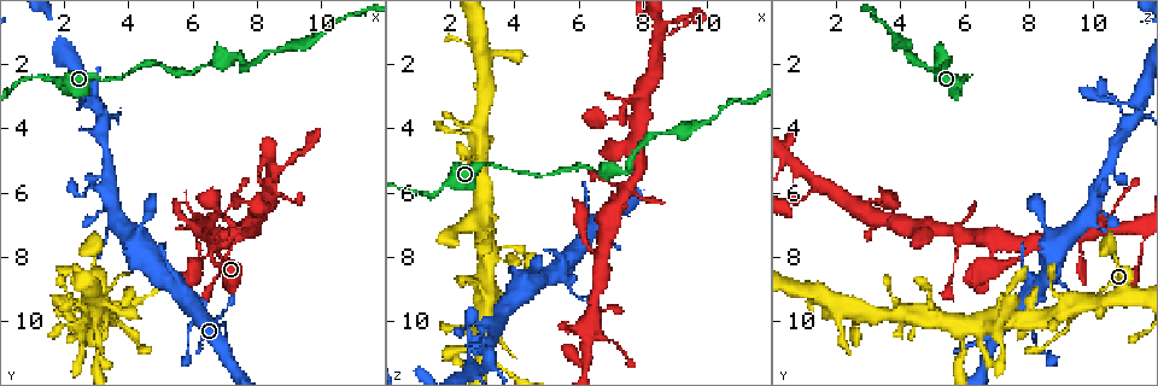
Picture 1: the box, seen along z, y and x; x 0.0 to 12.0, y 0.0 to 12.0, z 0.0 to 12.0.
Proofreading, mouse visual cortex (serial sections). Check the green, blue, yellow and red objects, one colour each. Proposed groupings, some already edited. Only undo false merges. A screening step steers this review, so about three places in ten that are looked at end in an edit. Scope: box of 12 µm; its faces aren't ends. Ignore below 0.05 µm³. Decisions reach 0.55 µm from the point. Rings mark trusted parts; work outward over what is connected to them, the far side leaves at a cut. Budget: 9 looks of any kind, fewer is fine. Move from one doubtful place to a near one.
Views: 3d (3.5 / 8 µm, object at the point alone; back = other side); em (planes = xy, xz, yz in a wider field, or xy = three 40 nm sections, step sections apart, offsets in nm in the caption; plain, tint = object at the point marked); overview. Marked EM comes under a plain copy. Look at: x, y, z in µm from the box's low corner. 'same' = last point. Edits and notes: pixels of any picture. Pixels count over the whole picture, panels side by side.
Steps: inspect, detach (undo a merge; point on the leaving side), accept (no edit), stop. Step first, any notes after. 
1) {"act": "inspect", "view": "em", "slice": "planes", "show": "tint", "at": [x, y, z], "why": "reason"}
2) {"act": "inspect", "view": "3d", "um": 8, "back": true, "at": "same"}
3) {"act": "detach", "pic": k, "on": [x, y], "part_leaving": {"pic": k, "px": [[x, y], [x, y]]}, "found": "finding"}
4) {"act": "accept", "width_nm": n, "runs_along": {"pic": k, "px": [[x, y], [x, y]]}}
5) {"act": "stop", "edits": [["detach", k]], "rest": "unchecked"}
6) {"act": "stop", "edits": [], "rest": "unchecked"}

{"act": "inspect", "view": "em", "slice": "xy", "step": 3, "show": "tint", "at": [6.7, 6.9, 10.3], "why": "three arms meet"}

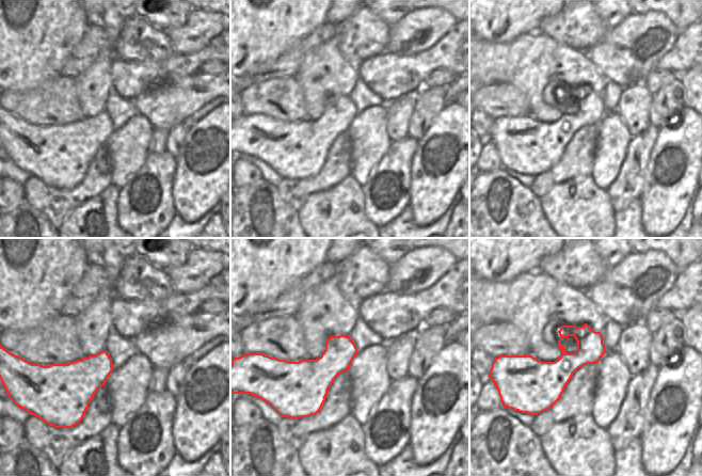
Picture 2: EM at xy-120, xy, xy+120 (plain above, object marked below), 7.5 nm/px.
{"act": "inspect", "view": "3d", "um": 3.5, "at": "same", "why": "wider look"}

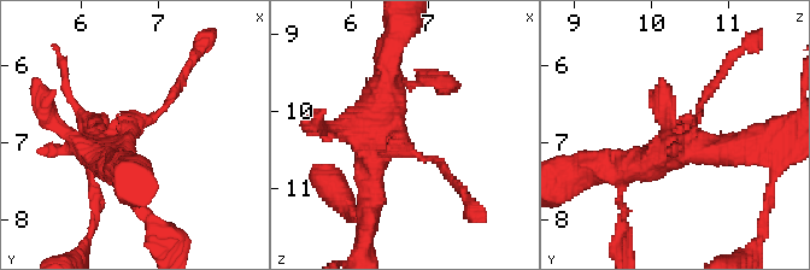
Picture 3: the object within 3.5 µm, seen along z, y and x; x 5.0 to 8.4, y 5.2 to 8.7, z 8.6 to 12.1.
{"act": "accept", "width_nm": 220, "runs_along": {"pic": 3, "px": [[632, 166], [668, 156], [715, 86]]}, "found": "one cell here"}

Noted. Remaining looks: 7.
{"act": "inspect", "view": "3d", "um": 3.5, "at": [3.1, 3.9, 11.0], "why": "arms part here"}

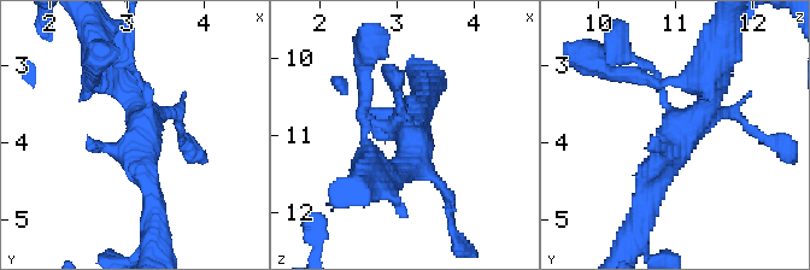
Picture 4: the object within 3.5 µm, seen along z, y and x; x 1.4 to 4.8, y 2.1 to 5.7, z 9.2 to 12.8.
{"act": "inspect", "view": "em", "slice": "xy", "step": 5, "show": "tint", "at": [3.10, 3.80, 11.00], "why": "need the tissue"}

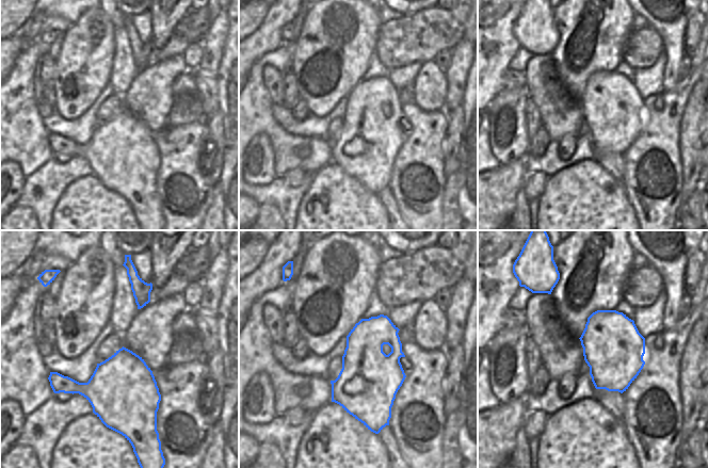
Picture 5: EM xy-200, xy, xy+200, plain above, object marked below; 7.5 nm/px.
{"act": "accept", "runs_along": {"pic": 4, "px": [[645, 198], [714, 72]]}, "found": "one cell here"}

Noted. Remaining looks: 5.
{"act": "inspect", "view": "3d", "um": 3.5, "at": [7.6, 2.0, 5.4], "why": "abrupt turn"}

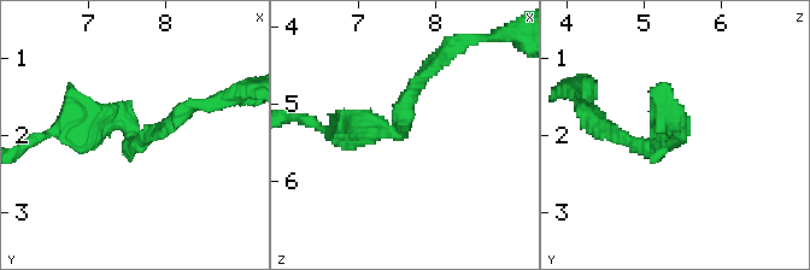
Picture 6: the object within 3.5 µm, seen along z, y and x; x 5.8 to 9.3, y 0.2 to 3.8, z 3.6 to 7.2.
{"act": "inspect", "view": "em", "slice": "xy", "step": 3, "show": "tint", "at": [7.50, 1.90, 5.35], "arm_widths_nm": [200, 300]}

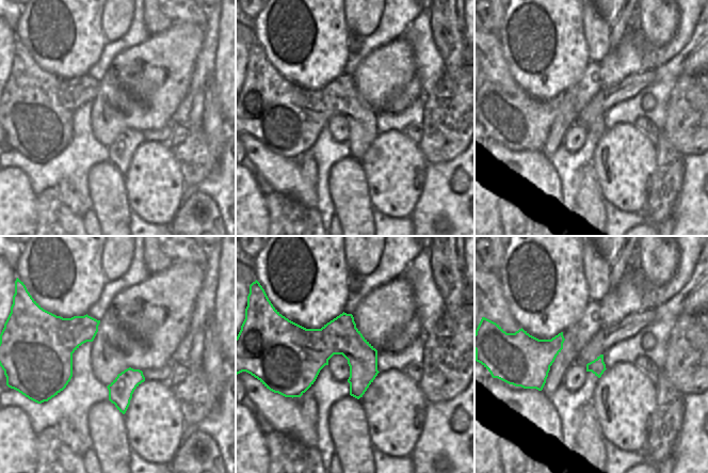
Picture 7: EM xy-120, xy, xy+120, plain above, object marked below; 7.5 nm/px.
{"act": "accept", "runs_along": {"pic": 6, "px": [[320, 127], [398, 133], [427, 75]]}, "found": "one cell here"}

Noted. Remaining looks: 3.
{"act": "inspect", "view": "3d", "um": 3.5, "at": [7.8, 6.5, 3.0], "why": "three-way junction"}

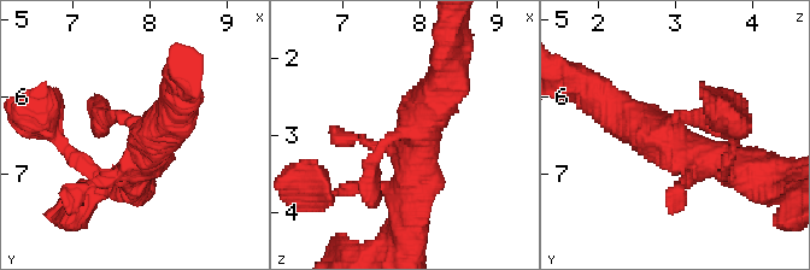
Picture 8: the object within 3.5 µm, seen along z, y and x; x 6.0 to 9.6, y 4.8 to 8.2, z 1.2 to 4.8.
{"act": "inspect", "view": "em", "slice": "planes", "show": "tint", "at": [7.90, 6.40, 3.00]}

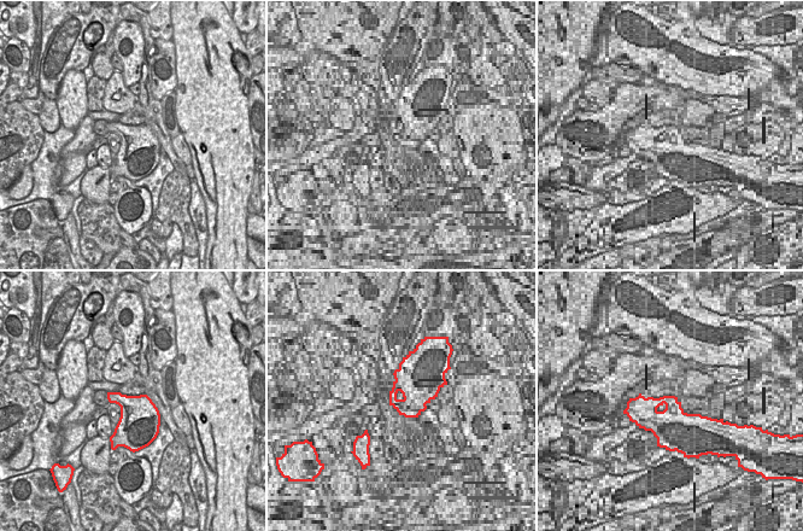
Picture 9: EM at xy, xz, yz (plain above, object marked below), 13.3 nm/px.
{"act": "accept", "runs_along": {"pic": 8, "px": [[738, 168], [682, 157], [608, 105]]}, "found": "all the same cell"}

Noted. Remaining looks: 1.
{"act": "stop", "edits": [], "rest": "unchecked"}

